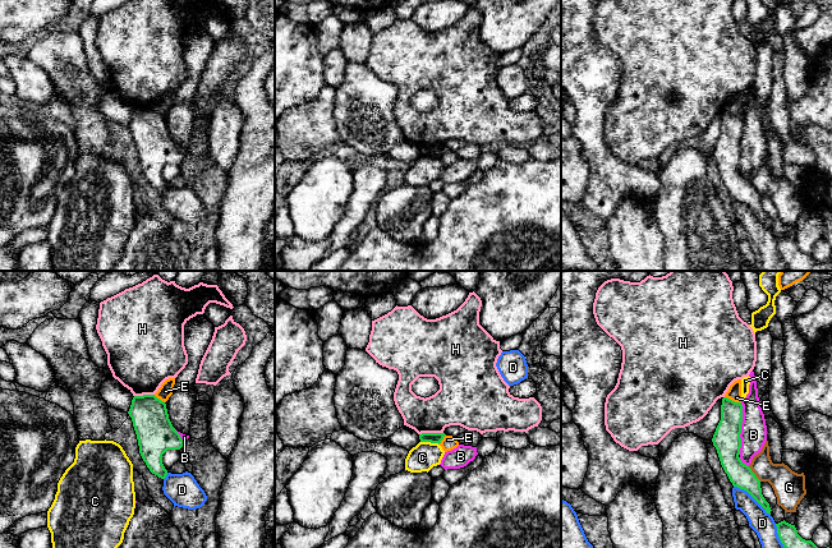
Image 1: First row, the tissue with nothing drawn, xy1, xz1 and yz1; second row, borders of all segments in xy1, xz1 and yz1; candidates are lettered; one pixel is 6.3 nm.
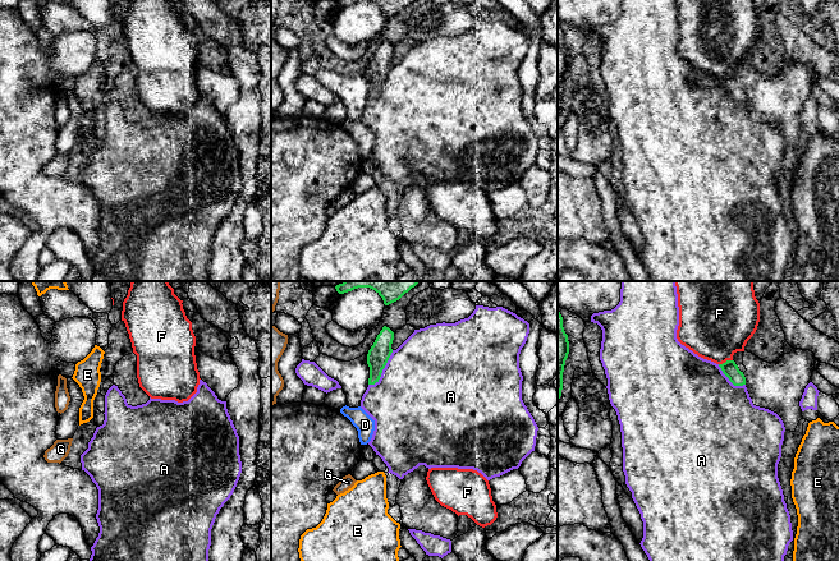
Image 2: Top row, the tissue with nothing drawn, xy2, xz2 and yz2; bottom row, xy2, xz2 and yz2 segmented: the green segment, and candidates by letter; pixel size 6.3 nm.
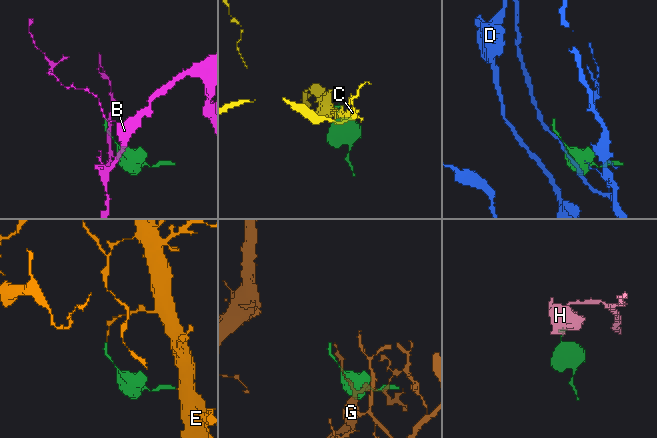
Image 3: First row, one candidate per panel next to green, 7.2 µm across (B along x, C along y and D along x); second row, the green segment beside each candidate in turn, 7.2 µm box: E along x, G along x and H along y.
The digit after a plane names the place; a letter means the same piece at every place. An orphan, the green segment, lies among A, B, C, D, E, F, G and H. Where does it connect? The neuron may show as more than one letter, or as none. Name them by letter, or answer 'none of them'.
none of them

